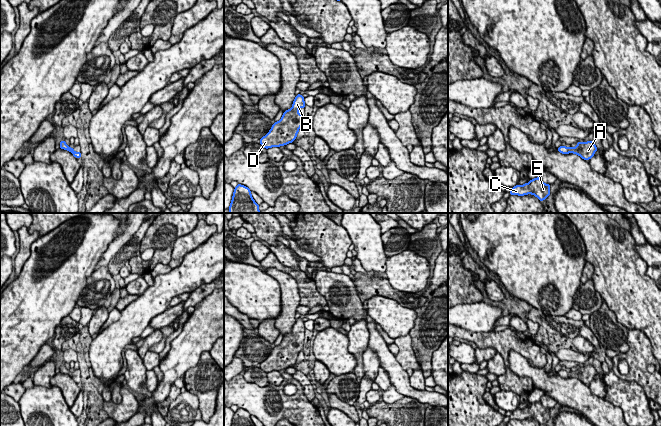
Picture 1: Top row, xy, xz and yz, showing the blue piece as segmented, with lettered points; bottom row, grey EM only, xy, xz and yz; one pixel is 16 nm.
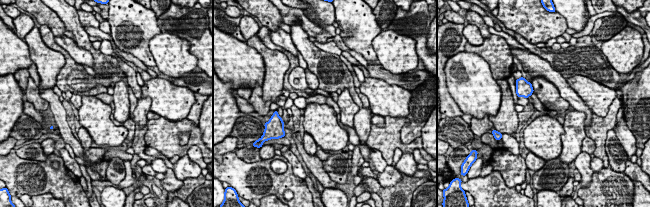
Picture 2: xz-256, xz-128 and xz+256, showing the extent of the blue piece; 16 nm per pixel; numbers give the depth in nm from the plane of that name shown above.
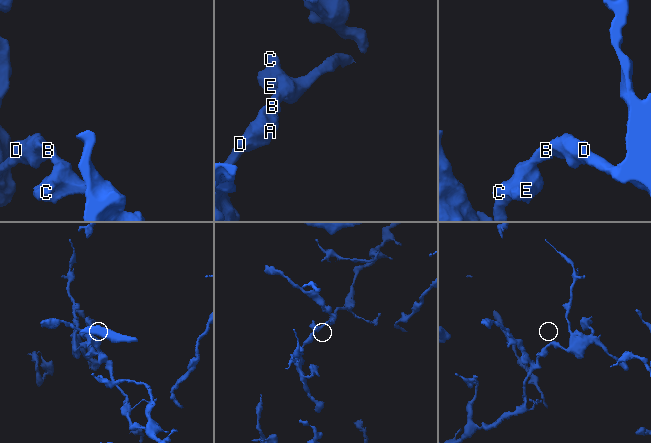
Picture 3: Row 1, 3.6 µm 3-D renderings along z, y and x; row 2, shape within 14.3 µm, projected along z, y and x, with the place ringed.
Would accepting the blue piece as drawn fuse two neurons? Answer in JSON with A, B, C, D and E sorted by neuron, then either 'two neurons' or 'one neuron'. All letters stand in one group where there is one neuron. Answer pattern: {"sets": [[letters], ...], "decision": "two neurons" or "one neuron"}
{"sets": [["A", "B", "C", "D", "E"]], "decision": "one neuron"}

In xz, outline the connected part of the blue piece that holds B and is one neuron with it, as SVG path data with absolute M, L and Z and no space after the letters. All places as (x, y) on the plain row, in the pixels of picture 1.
M296 319L292 332L283 337L282 342L275 346L270 355L260 363L260 368L268 373L274 370L280 371L292 367L303 349L303 339L298 336L299 332L305 332L303 319Z

